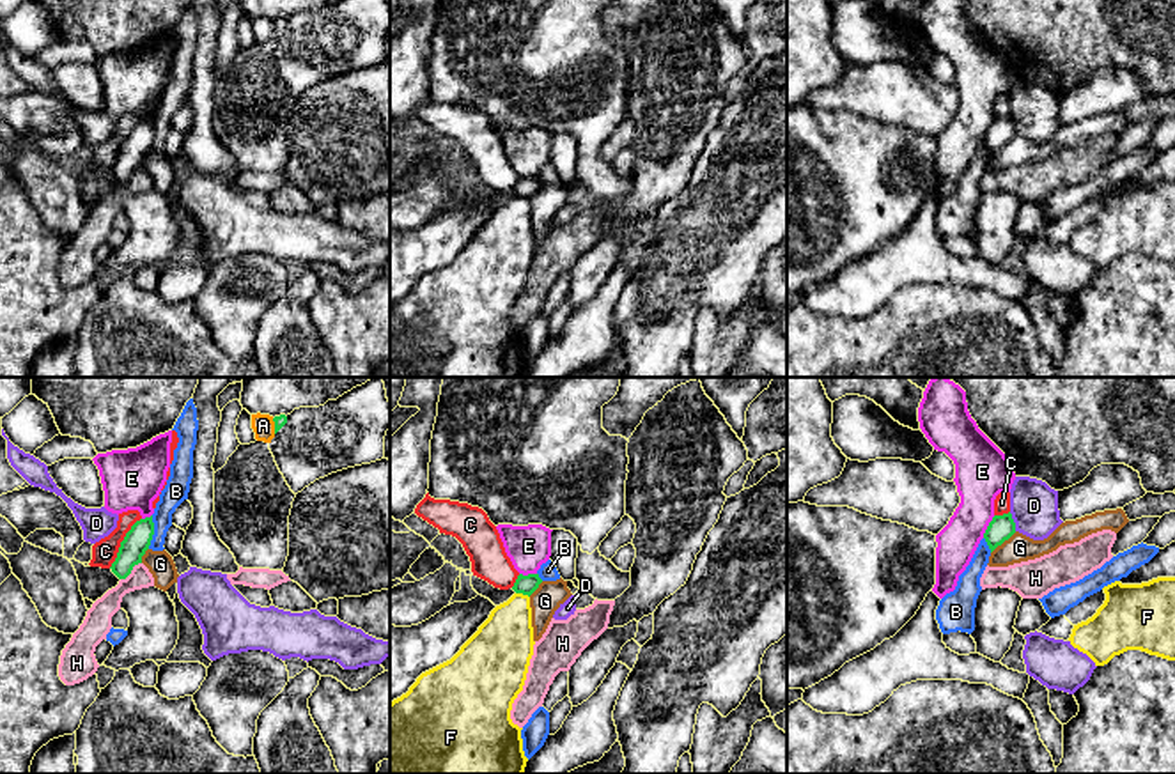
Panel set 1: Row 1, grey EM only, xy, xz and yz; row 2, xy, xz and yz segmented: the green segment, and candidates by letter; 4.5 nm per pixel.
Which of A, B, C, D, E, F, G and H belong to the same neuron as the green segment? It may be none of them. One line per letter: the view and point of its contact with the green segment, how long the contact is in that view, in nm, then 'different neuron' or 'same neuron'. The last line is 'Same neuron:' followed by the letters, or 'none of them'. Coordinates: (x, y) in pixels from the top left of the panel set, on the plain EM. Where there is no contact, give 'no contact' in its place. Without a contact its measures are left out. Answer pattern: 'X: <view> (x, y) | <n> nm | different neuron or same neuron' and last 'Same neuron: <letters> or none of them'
A: xy (275, 29) | 70 nm | different neuron
B: xy (153, 135) | 150 nm | different neuron
C: xy (121, 146) | 280 nm | different neuron
D: yz (1012, 124) | 90 nm | different neuron
E: yz (988, 130) | 120 nm | different neuron
F: xz (523, 197) | 70 nm | different neuron
G: yz (1003, 144) | 160 nm | different neuron
H: xy (132, 172) | 130 nm | different neuron
Same neuron: none of them

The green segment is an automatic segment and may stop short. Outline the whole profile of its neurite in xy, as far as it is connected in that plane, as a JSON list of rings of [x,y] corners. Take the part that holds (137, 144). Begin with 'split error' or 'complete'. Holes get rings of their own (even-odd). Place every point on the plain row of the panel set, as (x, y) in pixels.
complete | [[[152,119],[136,124],[121,145],[115,165],[112,166],[112,175],[119,182],[126,182],[133,170],[142,166],[142,159],[151,149],[154,138]]]

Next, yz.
complete | [[[1012,117],[994,119],[989,126],[984,142],[991,152],[991,156],[1001,149],[1005,143],[1008,143],[1015,136],[1015,126],[1012,122]]]

